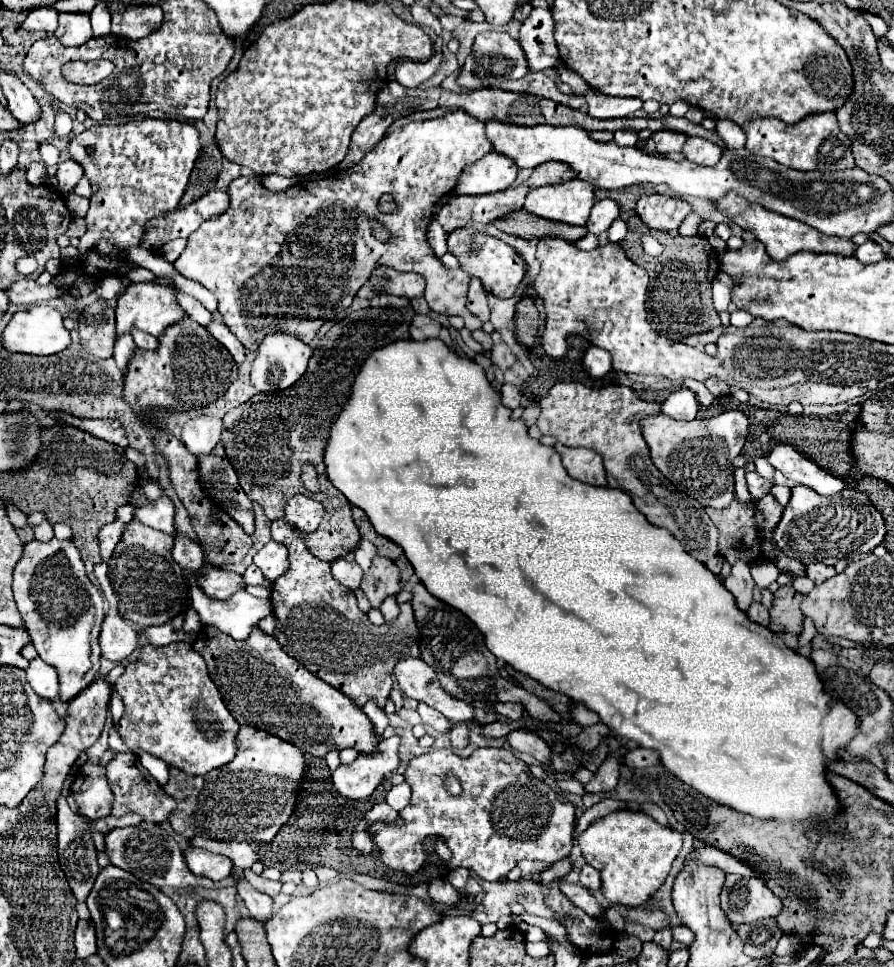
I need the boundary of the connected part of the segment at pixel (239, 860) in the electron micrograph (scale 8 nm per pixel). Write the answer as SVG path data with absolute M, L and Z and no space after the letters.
M196 837L196 839L190 839L190 845L204 847L204 849L214 851L214 853L222 853L222 855L230 857L236 867L242 867L242 869L252 867L252 863L260 859L256 855L254 847L248 845L248 843L220 843L220 841L210 841L210 839L198 839Z

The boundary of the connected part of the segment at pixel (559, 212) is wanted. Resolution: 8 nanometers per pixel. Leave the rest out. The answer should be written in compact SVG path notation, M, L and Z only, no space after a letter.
M574 179L558 185L544 185L526 195L524 209L552 221L586 227L590 209L594 205L594 187L586 181Z

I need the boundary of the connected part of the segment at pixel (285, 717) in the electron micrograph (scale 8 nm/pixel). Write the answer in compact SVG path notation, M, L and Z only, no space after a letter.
M204 627L200 635L204 637L196 637L192 647L206 659L212 681L240 725L264 729L314 757L324 757L328 751L346 747L354 747L358 753L376 751L382 739L374 733L374 725L366 713L360 707L354 707L342 691L308 673L260 627L254 627L244 641L230 639L230 635L222 635L216 627Z

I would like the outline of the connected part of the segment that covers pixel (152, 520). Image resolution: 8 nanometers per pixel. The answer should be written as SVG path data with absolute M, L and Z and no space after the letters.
M166 493L160 501L150 501L148 505L138 507L134 513L134 519L138 519L140 523L144 523L152 529L164 531L168 535L176 533L176 529L174 529L174 505L166 497Z

